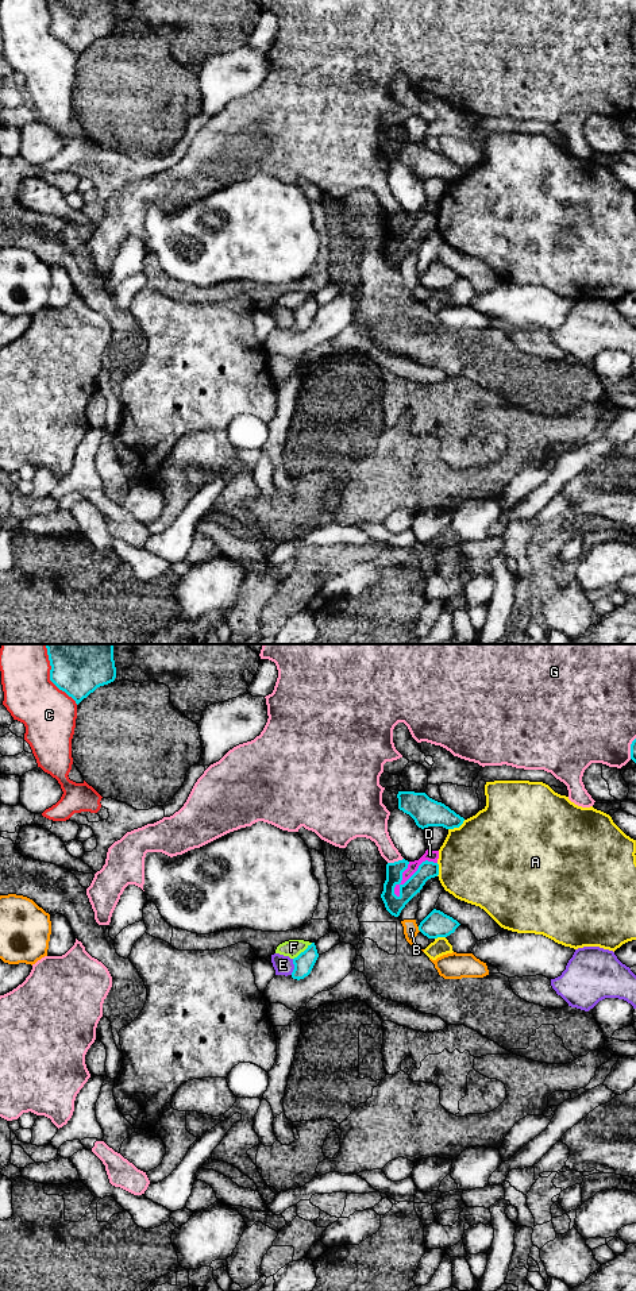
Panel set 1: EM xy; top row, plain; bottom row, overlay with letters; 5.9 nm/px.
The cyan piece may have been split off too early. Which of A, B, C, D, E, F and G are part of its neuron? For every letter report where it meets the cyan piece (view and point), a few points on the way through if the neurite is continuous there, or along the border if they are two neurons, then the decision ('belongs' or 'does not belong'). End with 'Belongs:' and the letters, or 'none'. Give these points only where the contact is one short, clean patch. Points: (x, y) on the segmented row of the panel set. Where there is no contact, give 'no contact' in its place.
A: xy (457, 827) | does not belong
B: xy (419, 929) | does not belong
C: xy (50, 675) | does not belong
D: xy (415, 873) | along xy (436, 862), (424, 860), (403, 883), (394, 887), (393, 893) | does not belong
E: xy (295, 967) | does not belong
F: xy (304, 951) | along xy (312, 943), (293, 959) | does not belong
G: xy (394, 862) | does not belong
Belongs: none

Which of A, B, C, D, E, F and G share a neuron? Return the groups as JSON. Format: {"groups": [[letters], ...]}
{"groups": [["A"], ["B"], ["C"], ["D"], ["E"], ["F", "G"]]}

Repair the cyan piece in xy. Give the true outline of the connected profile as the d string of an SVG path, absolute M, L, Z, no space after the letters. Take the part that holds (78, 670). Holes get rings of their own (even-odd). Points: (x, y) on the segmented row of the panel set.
M46 644L50 660L50 681L78 705L97 687L116 678L113 644Z

